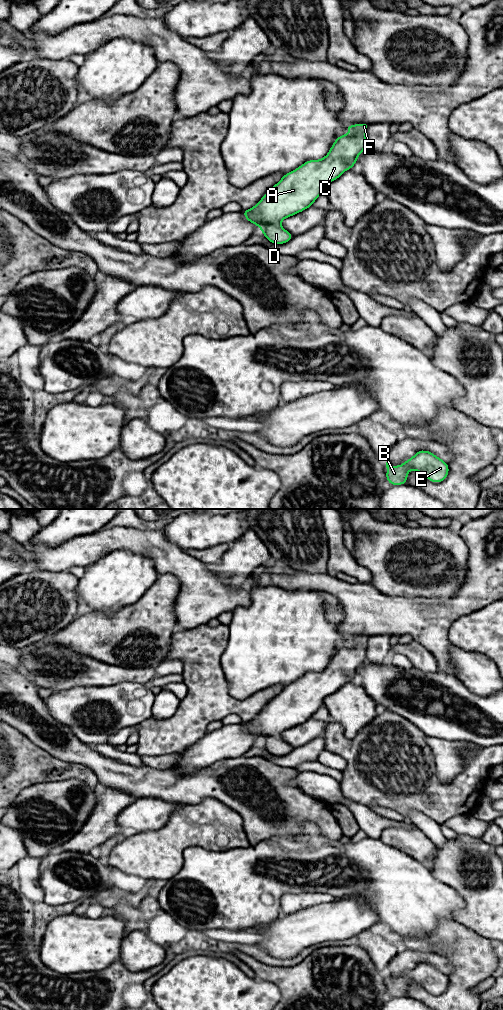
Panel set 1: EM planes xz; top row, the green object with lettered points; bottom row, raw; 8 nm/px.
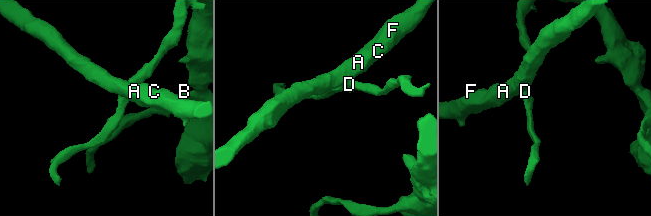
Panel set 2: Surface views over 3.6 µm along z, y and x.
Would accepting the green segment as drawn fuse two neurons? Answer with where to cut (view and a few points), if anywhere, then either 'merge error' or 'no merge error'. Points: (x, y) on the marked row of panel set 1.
xz (279, 223), (266, 225), (261, 231) | merge error

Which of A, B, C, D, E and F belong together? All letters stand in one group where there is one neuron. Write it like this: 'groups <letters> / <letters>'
groups A C F / B D E

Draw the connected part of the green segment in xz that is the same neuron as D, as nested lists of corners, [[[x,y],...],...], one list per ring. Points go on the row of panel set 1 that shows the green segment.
[[[280,224],[267,225],[261,231],[263,235],[273,244],[285,244],[289,242],[294,236],[286,231]]]

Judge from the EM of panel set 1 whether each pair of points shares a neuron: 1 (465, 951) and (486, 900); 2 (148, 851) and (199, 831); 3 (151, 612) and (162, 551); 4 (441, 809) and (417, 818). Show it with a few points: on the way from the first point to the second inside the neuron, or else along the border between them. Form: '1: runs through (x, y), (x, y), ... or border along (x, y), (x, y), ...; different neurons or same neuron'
1: border along (453, 920), (491, 941); different neurons
2: runs through (161, 850), (181, 831), (186, 831); same neuron
3: border along (159, 573), (174, 575), (180, 585); different neurons
4: border along (407, 816), (412, 810), (418, 810), (440, 824); different neurons

